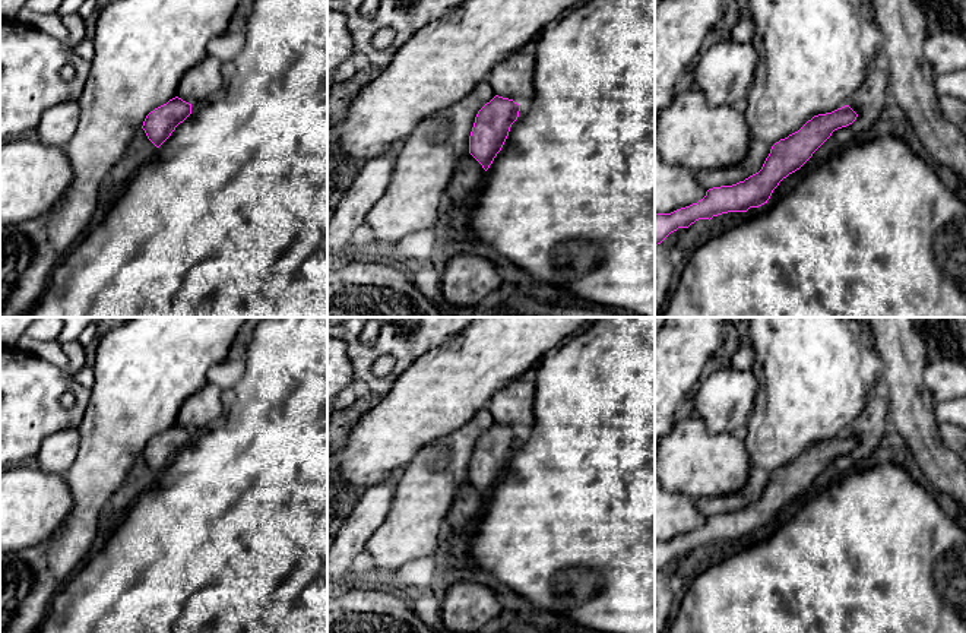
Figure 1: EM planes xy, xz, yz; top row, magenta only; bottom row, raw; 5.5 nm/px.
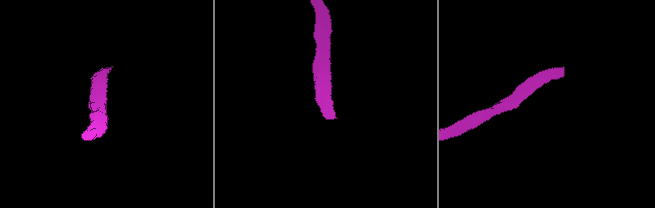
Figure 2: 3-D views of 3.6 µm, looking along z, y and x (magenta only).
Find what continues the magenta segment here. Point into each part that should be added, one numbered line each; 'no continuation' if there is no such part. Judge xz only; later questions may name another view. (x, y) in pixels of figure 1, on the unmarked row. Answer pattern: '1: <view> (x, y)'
no continuation

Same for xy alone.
no continuation

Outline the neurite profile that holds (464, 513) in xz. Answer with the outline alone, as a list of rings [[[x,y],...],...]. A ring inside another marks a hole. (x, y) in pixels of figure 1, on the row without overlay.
[[[466,481],[456,493],[446,516],[446,526],[452,531],[472,529],[484,506],[485,497],[482,493],[471,481]]]

